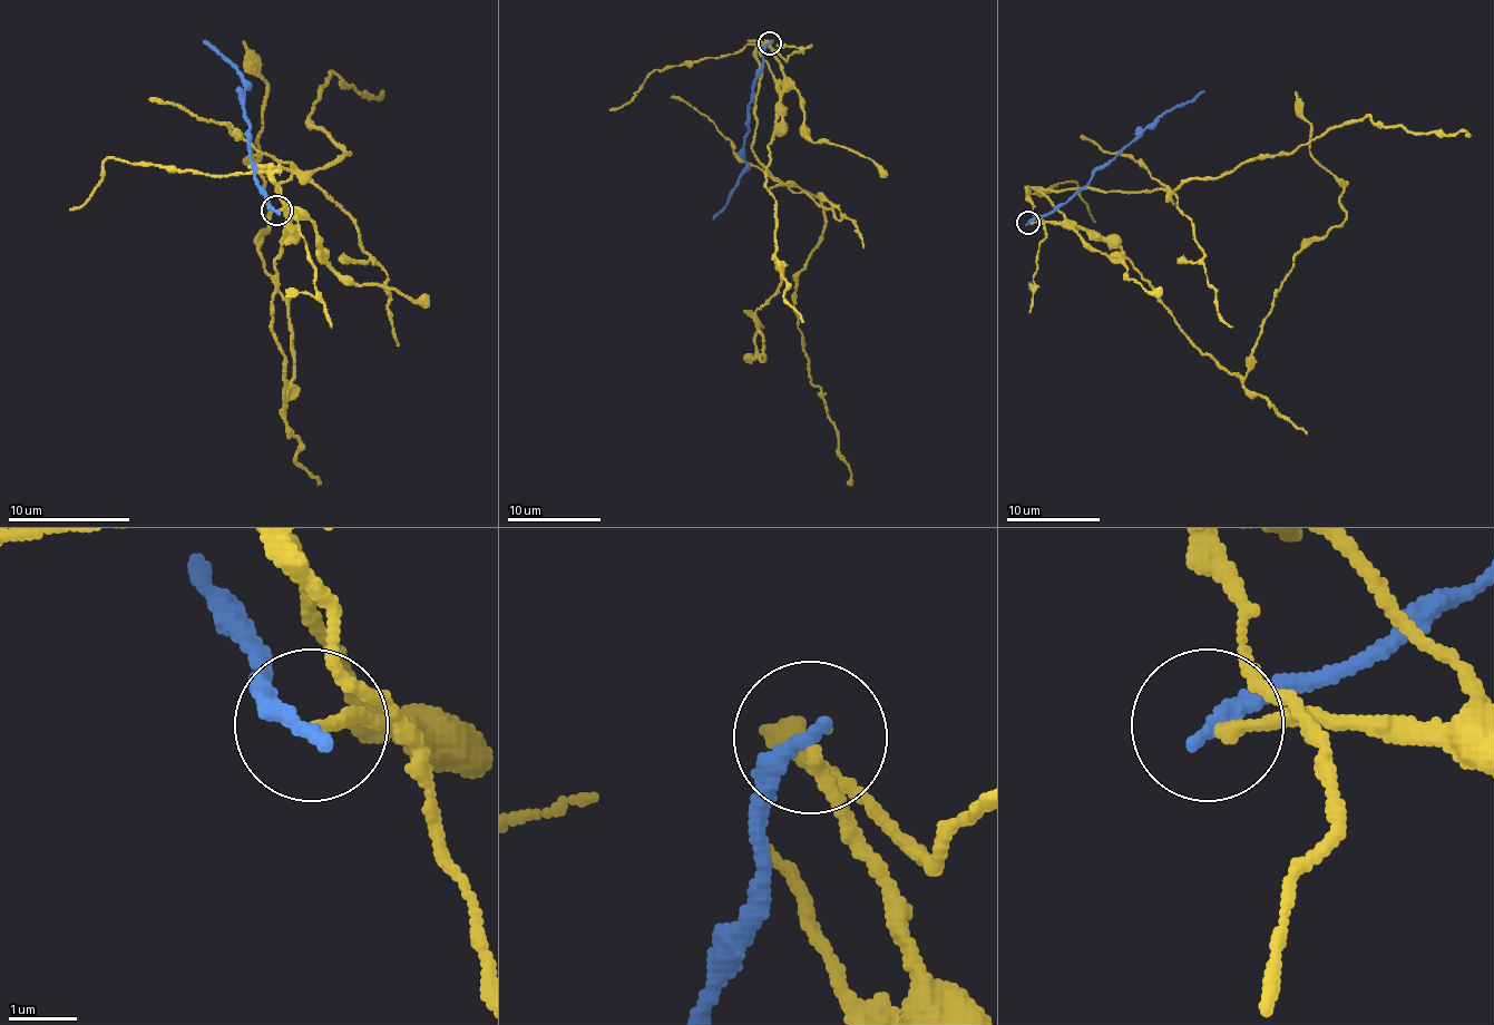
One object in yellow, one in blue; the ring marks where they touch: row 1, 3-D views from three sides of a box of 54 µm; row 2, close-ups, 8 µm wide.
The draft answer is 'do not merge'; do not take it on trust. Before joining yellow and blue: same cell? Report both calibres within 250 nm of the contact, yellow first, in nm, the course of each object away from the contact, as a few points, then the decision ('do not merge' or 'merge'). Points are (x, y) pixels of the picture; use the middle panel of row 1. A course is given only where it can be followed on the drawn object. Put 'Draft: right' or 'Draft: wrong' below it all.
calibres 200 and 280 nm; course yellow (769, 45), (783, 74), (767, 188), (783, 269), (754, 313), (762, 360), (762, 324), (743, 311); course blue (769, 42), (748, 110), (743, 146), (745, 172), (739, 179), (729, 203), (712, 218); do not merge
Draft: right

